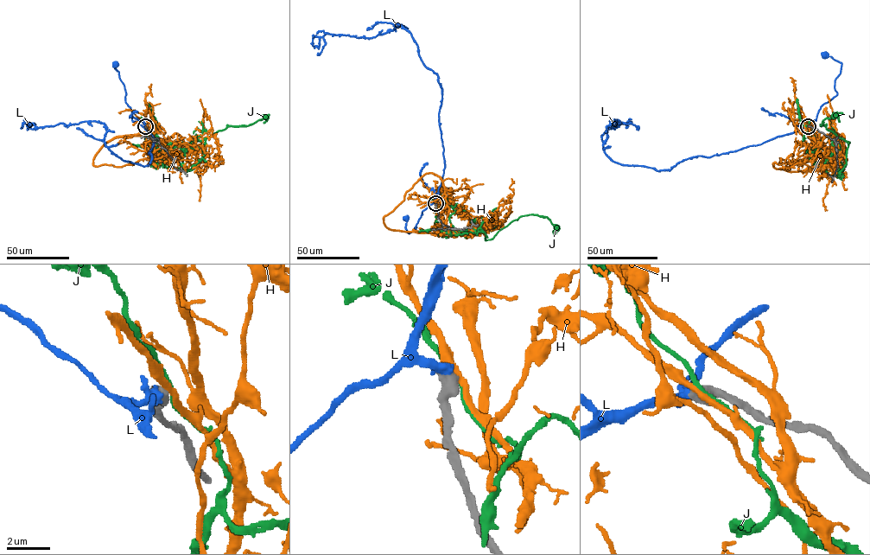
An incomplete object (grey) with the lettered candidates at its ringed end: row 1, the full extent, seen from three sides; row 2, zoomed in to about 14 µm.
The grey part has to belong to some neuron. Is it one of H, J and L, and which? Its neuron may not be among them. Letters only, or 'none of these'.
L

